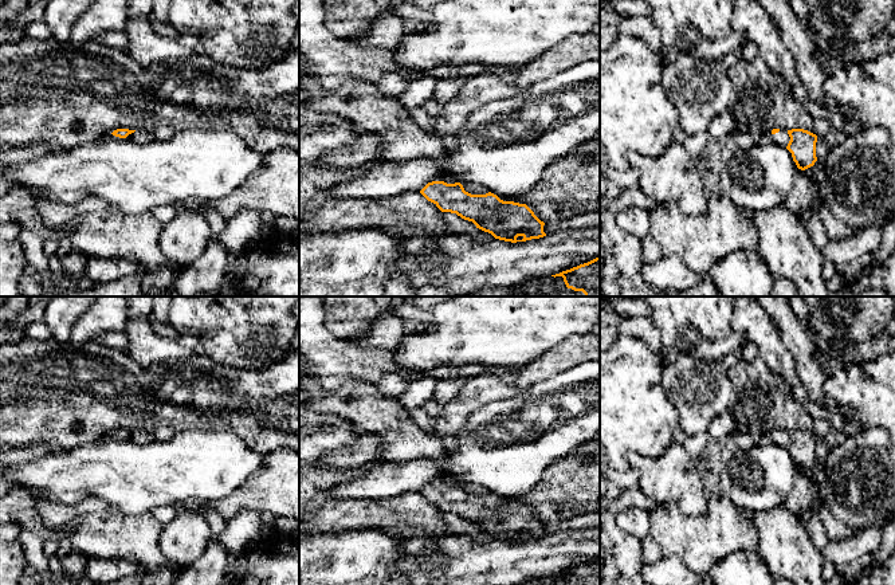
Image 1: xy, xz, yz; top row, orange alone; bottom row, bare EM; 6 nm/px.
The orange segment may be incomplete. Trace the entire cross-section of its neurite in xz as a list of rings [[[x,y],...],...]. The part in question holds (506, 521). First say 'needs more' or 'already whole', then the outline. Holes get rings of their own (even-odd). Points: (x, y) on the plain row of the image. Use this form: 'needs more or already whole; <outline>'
needs more; [[[451,476],[428,483],[420,494],[441,513],[456,514],[495,539],[517,543],[546,537],[545,523],[526,504],[503,502],[491,492],[471,495]]]

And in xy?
needs more; [[[117,429],[111,435],[102,437],[102,441],[107,441],[110,439],[118,439],[123,440],[127,439],[133,441],[134,444],[144,445],[149,444],[156,440],[154,432],[153,431],[129,431],[129,429]]]

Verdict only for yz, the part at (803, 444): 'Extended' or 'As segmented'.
Extended

